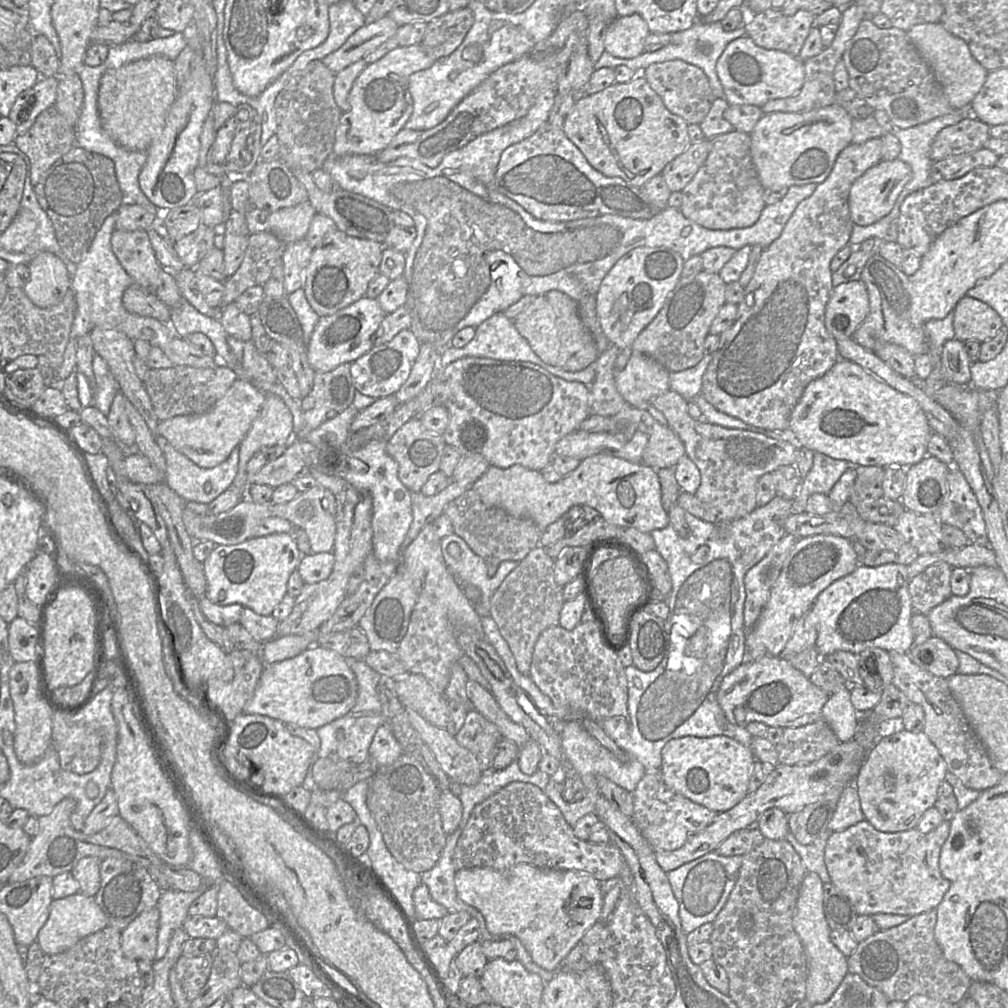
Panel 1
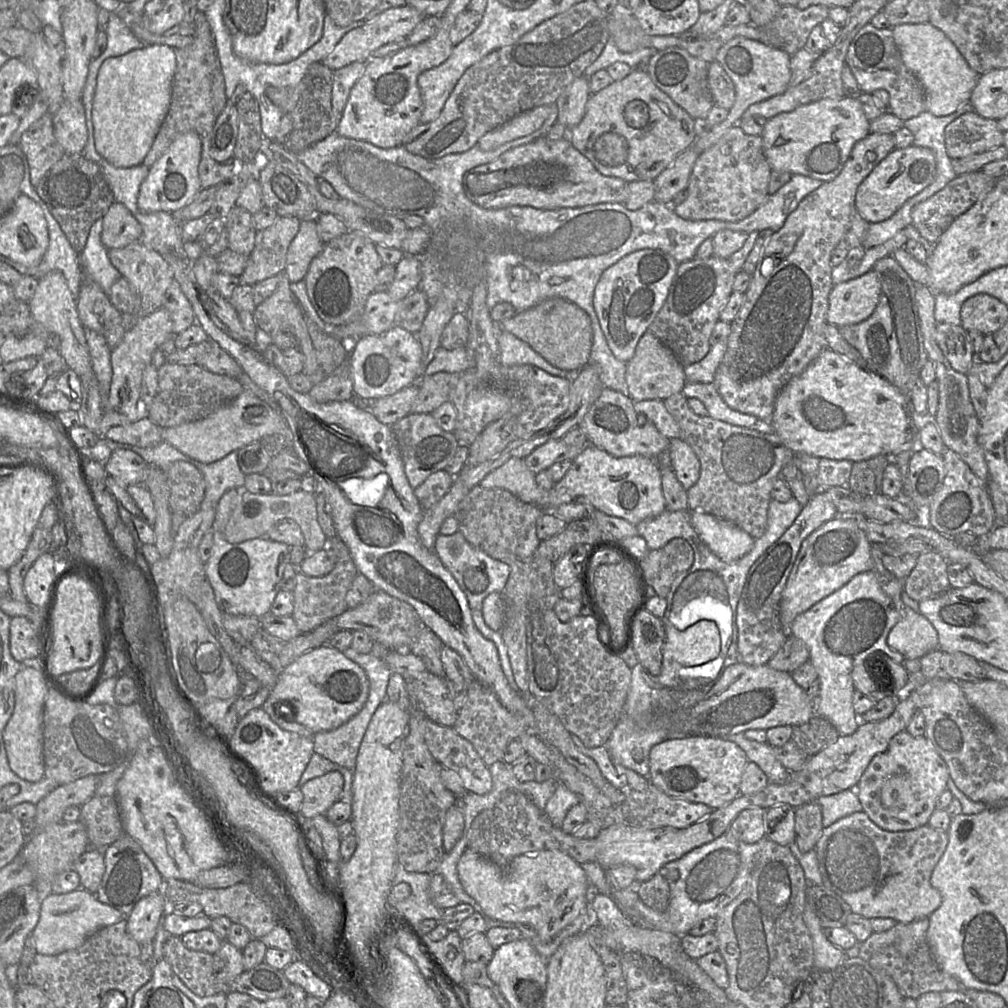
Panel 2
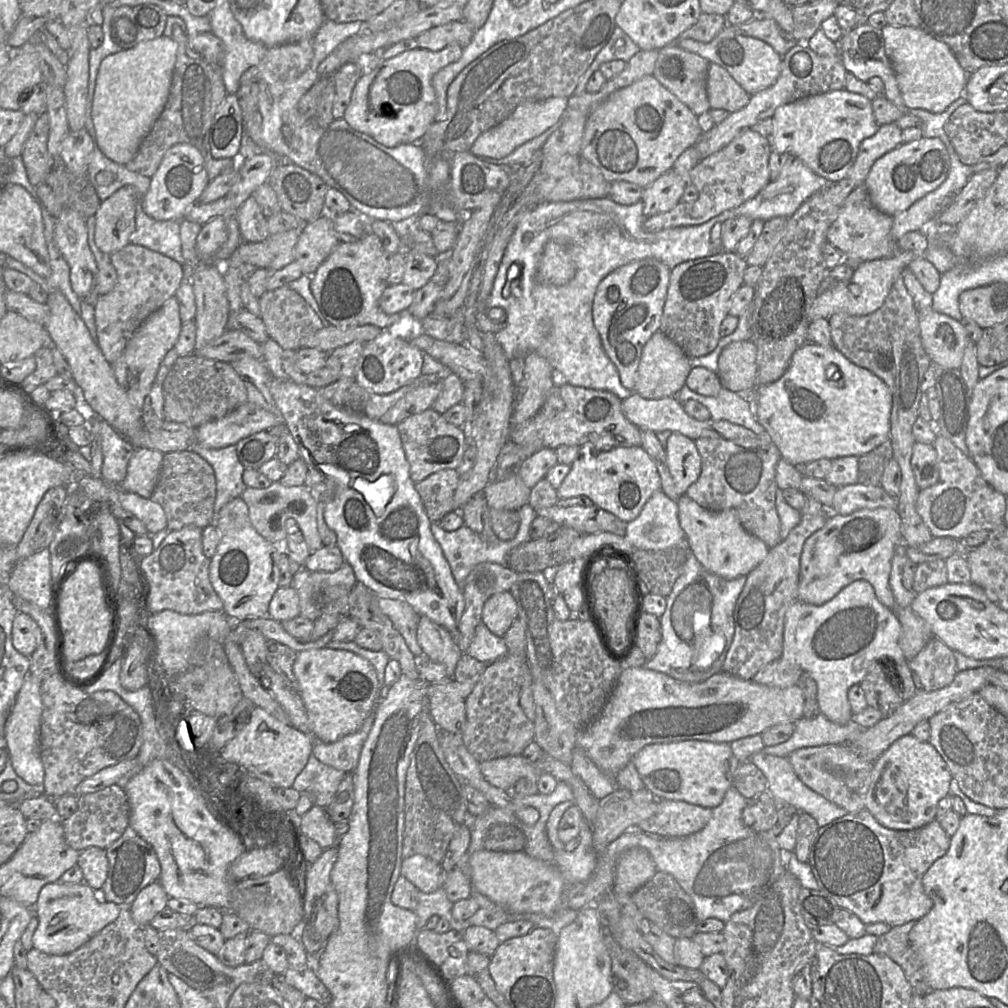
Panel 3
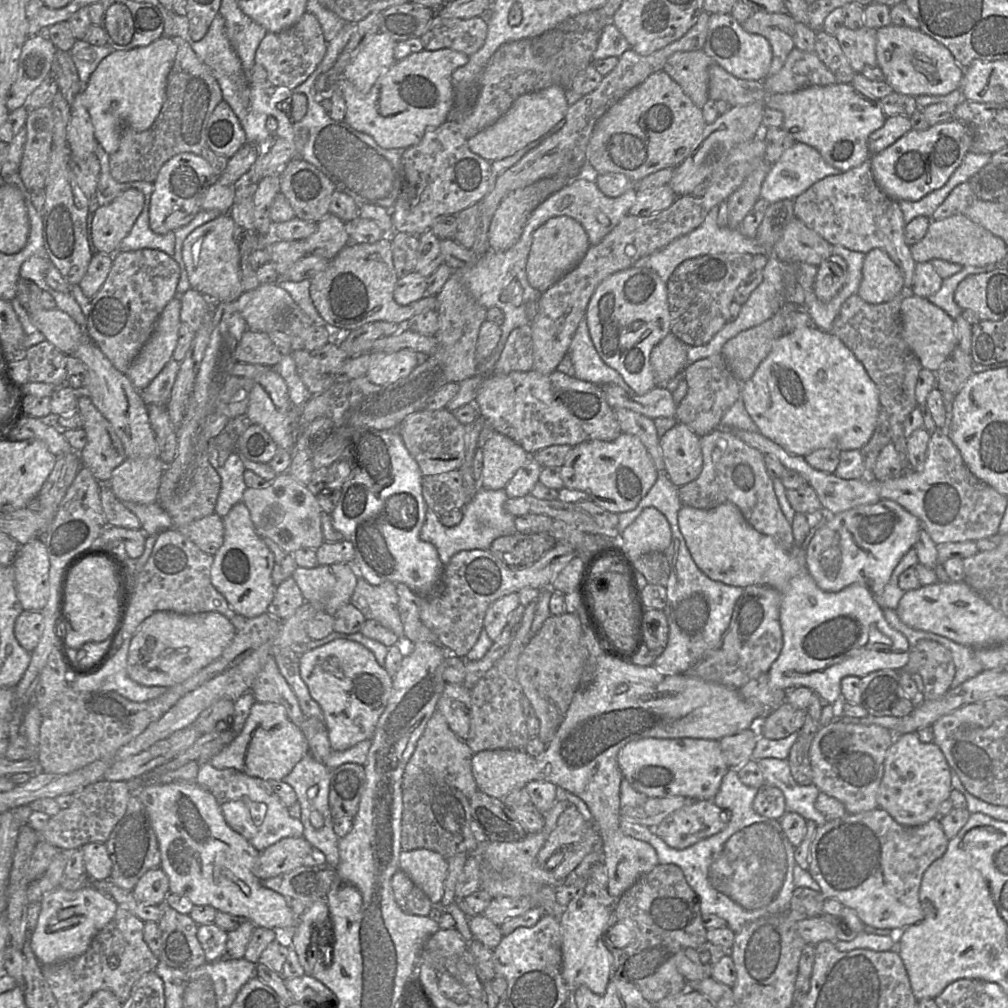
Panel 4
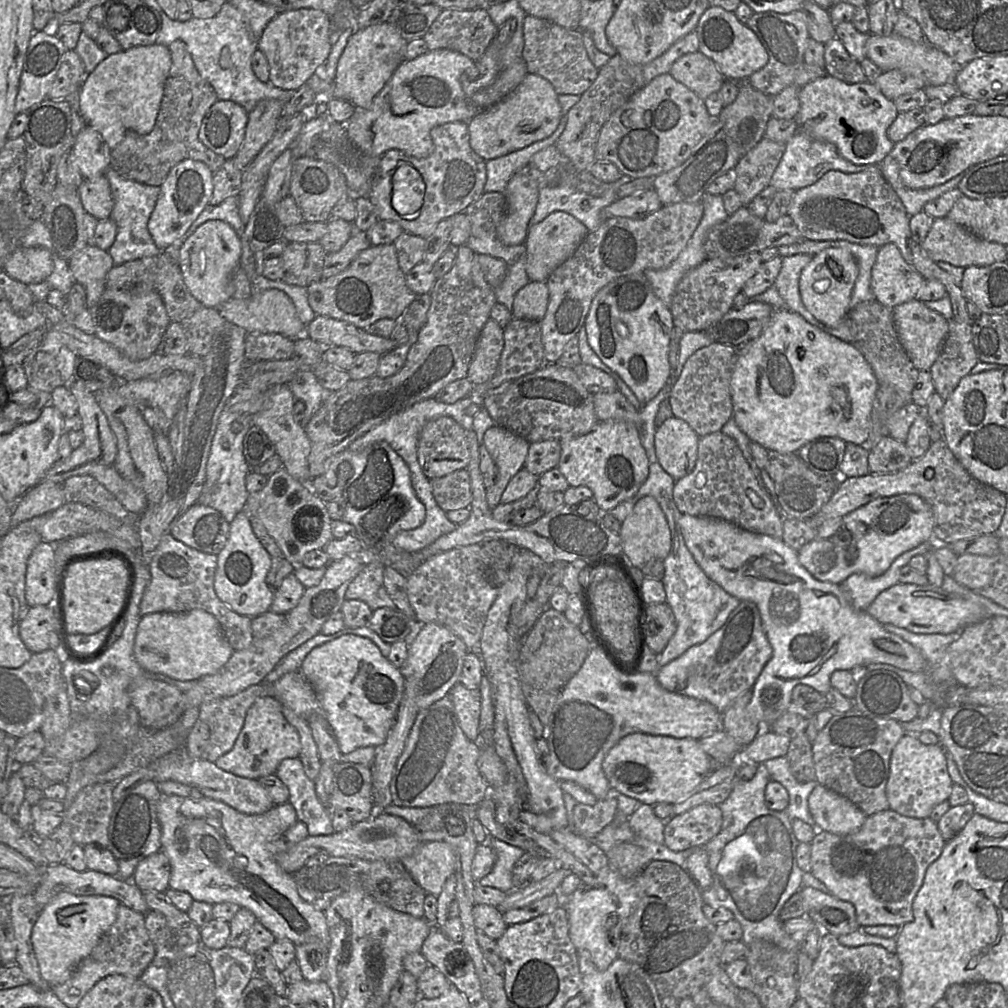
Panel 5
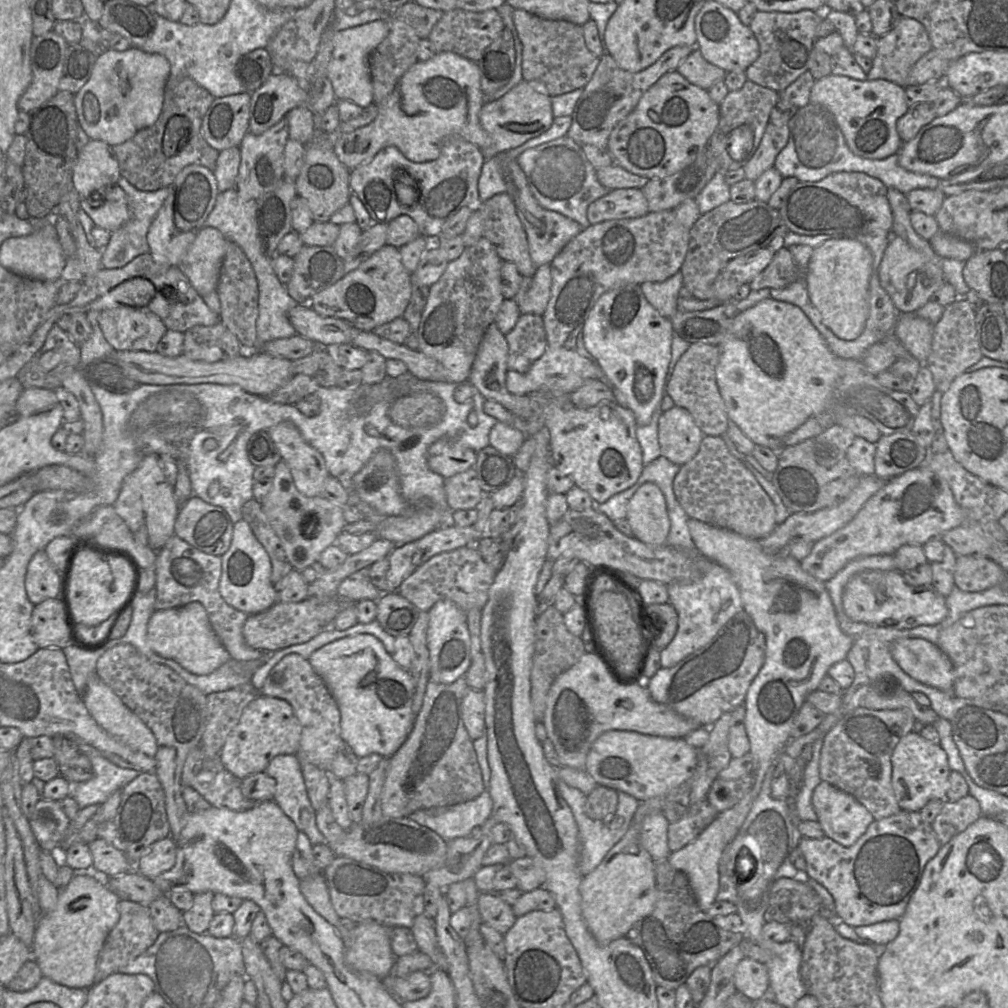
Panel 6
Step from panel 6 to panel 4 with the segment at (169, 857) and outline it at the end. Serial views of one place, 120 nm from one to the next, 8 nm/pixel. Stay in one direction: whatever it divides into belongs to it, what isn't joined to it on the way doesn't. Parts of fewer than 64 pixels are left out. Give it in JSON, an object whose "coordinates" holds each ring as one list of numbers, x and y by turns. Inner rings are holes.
{"coordinates":[[161,867,148,870,132,890,134,898,144,905,162,904,169,892,169,880]]}

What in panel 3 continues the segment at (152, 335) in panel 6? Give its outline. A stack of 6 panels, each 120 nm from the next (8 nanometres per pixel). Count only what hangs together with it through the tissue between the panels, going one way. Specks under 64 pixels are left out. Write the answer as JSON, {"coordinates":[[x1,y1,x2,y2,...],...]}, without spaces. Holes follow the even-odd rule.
{"coordinates":[[128,244,109,256,117,273,117,283,94,304,97,344,106,360,114,363,142,323,175,295,183,281,183,268,177,261,137,244]]}

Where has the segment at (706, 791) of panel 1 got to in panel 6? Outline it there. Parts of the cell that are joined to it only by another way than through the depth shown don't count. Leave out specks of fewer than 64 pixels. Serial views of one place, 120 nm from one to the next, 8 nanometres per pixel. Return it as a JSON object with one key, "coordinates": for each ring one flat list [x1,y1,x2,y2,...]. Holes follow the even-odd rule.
{"coordinates":[[610,730,601,734,592,744,587,755,585,772,595,780,596,784,625,792,642,802,664,796,691,778,698,763,698,752,699,749,689,745,684,738,666,738,635,731]]}

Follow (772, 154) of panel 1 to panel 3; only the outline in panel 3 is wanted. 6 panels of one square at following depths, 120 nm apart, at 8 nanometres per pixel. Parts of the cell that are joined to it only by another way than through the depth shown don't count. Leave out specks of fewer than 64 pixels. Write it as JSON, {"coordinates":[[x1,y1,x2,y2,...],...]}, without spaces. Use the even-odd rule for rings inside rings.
{"coordinates":[[845,88,808,96,776,108,771,150,800,159,829,182,844,178,853,166,860,143,878,129,871,100]]}

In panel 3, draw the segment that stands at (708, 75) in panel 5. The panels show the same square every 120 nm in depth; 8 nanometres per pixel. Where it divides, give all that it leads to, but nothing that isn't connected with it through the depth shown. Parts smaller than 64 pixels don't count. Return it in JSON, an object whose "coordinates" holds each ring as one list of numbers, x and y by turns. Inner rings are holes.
{"coordinates":[[673,43,658,50,652,75,698,116,711,109,706,91,709,64,710,62,702,56]]}

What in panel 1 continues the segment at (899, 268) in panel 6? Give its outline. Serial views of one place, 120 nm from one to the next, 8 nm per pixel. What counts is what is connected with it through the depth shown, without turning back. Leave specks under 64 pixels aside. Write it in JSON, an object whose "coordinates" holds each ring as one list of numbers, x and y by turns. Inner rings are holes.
{"coordinates":[[859,279,833,287,825,308,825,327,835,340,852,338,870,310,866,285]]}

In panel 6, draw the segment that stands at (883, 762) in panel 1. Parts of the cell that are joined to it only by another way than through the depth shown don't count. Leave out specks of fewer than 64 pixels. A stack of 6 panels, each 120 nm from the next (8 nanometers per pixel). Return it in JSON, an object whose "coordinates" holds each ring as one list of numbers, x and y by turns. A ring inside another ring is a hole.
{"coordinates":[[910,732,896,745,891,763,892,788,901,811,920,812,932,800,946,801,951,770,947,754,940,745,925,740,919,733]]}

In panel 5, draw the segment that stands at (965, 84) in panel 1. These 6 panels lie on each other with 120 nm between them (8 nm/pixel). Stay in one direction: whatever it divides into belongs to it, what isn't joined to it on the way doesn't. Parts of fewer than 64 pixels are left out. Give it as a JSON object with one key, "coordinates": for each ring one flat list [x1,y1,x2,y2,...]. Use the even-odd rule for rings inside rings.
{"coordinates":[[894,33,888,36,870,34,866,42,866,55,866,58,869,58,882,72,900,70,904,74,921,79,925,86,939,86,953,82,959,69,951,57,925,39,913,41]]}

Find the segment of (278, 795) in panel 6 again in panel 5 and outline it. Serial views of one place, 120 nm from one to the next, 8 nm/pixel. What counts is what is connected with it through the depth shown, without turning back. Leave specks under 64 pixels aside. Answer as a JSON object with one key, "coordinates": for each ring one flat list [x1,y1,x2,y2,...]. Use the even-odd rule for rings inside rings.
{"coordinates":[[287,758,280,762,275,775,287,786,290,803,296,810,297,820,303,822,310,836,335,833,331,809,318,799,315,782,305,774,301,760]]}

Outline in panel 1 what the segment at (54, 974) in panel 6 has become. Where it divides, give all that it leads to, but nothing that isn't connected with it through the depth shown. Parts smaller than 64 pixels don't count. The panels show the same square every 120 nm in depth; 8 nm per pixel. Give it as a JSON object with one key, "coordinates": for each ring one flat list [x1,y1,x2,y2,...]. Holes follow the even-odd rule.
{"coordinates":[[79,892,61,899,53,899,49,916,39,930,36,941,46,955,58,954,72,947,82,938,108,926,108,920,94,897]]}

